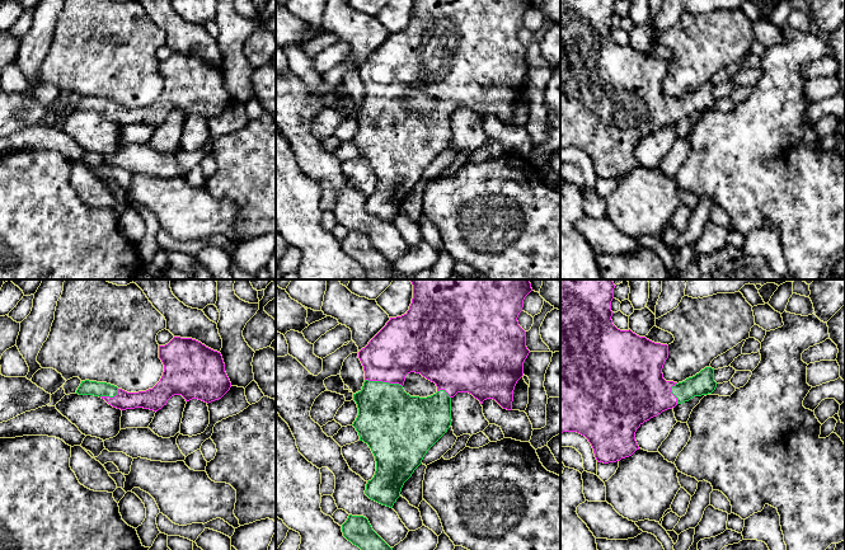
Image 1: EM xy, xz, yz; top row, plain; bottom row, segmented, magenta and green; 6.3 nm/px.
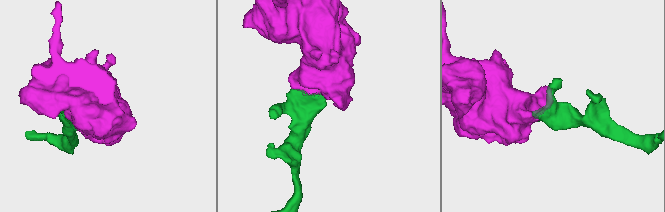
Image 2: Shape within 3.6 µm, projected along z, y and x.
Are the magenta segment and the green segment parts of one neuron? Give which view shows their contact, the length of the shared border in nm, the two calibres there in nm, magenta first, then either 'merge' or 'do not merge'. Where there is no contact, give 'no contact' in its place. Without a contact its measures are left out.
xz | 240 nm | 340/400 nm | merge

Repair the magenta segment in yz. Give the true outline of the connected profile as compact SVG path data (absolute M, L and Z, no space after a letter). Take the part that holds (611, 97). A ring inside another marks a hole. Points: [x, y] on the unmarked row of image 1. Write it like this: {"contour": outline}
{"contour": "M560 0L560 149L585 151L597 178L604 179L639 165L635 147L644 137L717 103L712 83L679 99L666 97L662 84L668 61L612 39L614 4L615 0Z"}

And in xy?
{"contour": "M174 52L168 60L159 61L159 74L164 88L152 104L127 108L107 98L85 95L76 109L99 112L121 126L144 123L158 127L174 111L208 119L221 114L231 103L221 69L196 55Z"}

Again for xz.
{"contour": "M413 0L413 14L409 25L396 33L390 33L386 41L368 57L368 60L358 67L358 74L363 81L365 98L362 105L353 109L353 116L358 123L358 131L353 137L353 142L358 147L360 156L363 156L371 164L376 187L371 196L366 199L365 210L386 222L393 224L400 212L404 198L412 192L414 185L422 179L427 166L447 147L451 141L451 114L457 108L469 108L483 119L487 114L496 116L503 124L512 126L513 105L517 97L524 91L524 77L530 66L526 62L526 47L518 41L517 33L524 23L525 13L532 6L531 0ZM410 88L421 89L437 102L437 108L427 112L410 112L403 104L405 91Z"}

